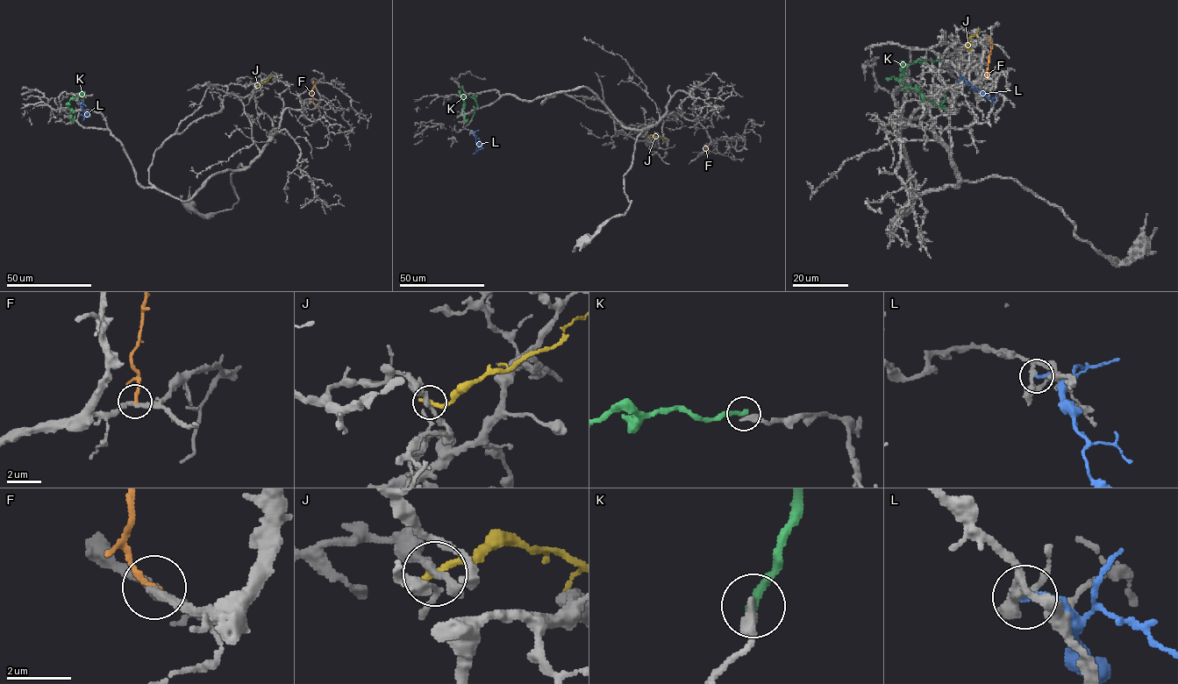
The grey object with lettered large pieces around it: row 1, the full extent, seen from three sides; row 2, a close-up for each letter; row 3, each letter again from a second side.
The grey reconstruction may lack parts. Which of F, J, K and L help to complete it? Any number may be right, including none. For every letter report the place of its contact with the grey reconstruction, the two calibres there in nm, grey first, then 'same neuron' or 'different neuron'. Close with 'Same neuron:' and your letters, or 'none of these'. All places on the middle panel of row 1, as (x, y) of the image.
F: (707, 147) | 280/190 nm | different neuron
J: (647, 137) | 240/280 nm | different neuron
K: (472, 118) | 400/280 nm | different neuron
L: (470, 131) | 200/200 nm | different neuron
Same neuron: none of these

